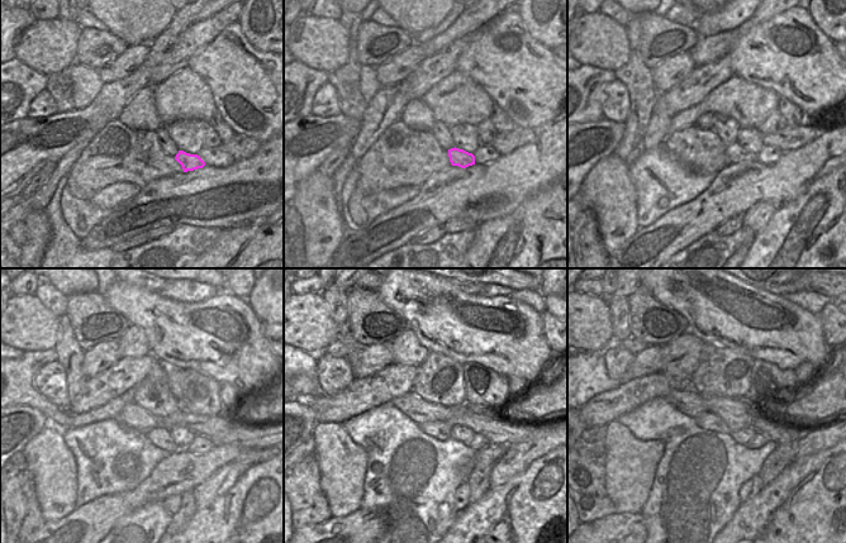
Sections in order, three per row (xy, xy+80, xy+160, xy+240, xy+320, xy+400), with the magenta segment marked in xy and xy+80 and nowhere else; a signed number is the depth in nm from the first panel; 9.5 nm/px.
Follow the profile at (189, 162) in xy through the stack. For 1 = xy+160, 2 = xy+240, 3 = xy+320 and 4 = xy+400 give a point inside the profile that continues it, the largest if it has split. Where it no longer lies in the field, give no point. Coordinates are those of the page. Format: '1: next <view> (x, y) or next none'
1: next xy+160 (735, 153)
2: next xy+240 (161, 438)
3: next xy+320 (440, 430)
4: next xy+400 (709, 422)

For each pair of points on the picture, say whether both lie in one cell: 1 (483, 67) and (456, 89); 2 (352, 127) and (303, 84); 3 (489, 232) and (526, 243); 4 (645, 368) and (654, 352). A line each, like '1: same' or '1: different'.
1: different
2: different
3: same
4: same

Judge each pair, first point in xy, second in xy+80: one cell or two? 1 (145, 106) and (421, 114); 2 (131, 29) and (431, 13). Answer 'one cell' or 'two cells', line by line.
1: one cell
2: one cell

